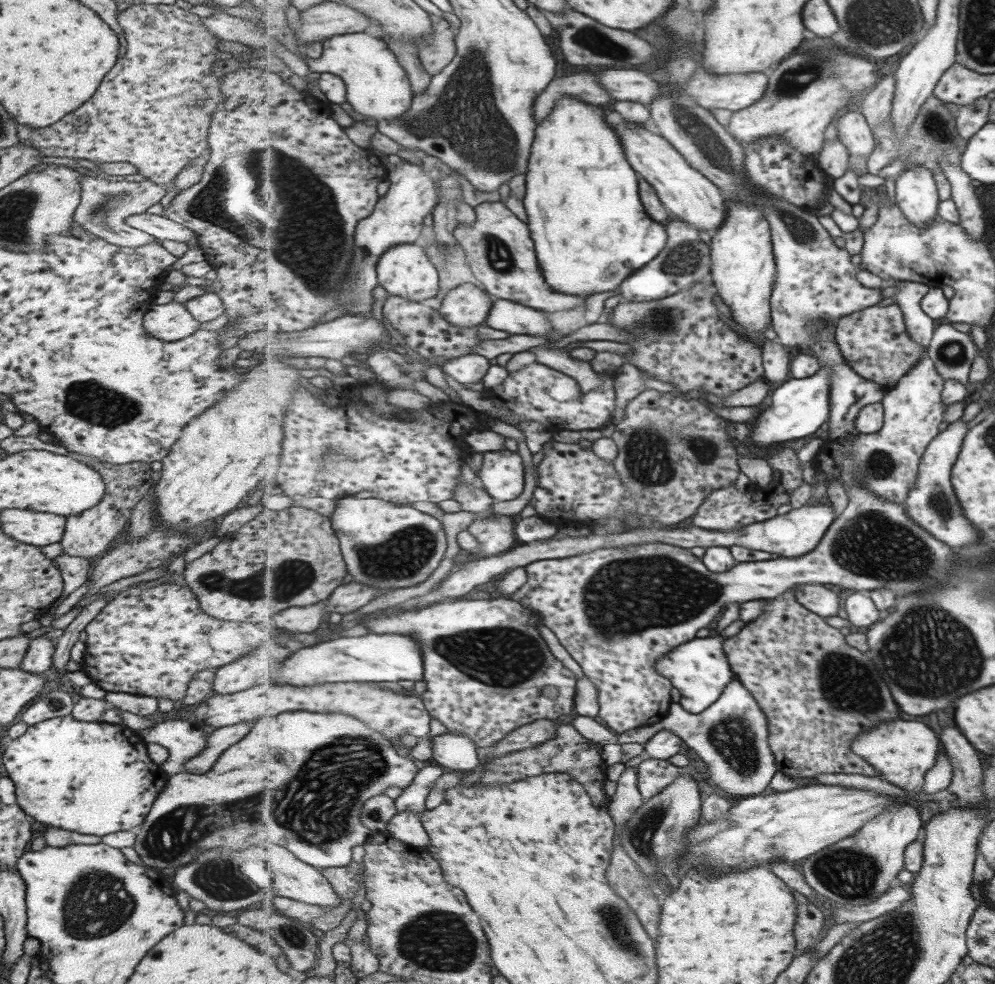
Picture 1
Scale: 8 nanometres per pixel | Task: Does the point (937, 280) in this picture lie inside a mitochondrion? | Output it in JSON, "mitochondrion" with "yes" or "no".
{"mitochondrion":"no"}

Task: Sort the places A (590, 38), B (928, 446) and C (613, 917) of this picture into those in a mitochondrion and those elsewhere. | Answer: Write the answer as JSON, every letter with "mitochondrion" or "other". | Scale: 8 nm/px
{"A":"mitochondrion","B":"other","C":"mitochondrion"}

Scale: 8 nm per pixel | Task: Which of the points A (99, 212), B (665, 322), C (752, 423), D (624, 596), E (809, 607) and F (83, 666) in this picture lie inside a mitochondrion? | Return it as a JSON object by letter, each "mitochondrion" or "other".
{"A":"mitochondrion","B":"mitochondrion","C":"other","D":"mitochondrion","E":"other","F":"other"}

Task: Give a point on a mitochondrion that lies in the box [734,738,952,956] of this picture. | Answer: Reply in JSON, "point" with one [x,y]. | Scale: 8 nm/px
{"point":[851,874]}

